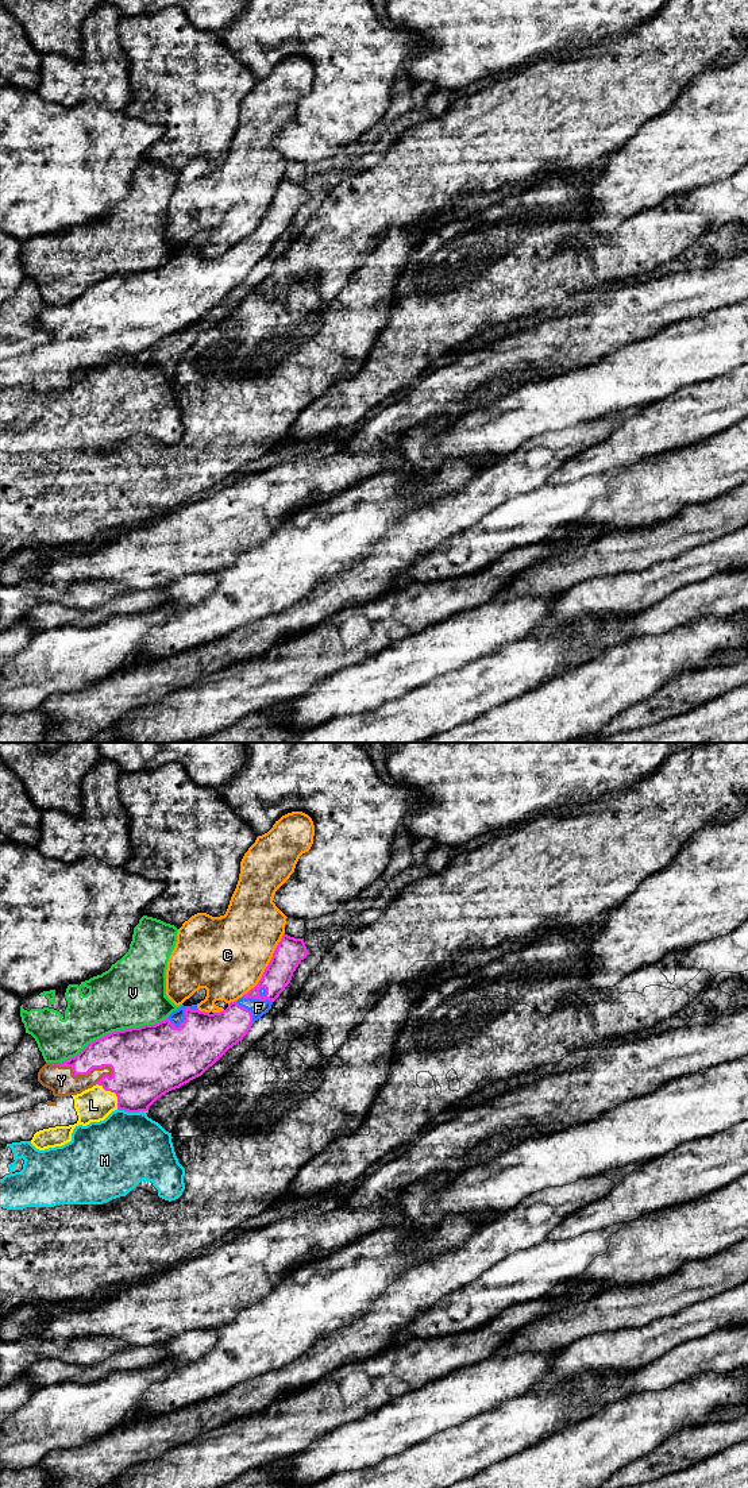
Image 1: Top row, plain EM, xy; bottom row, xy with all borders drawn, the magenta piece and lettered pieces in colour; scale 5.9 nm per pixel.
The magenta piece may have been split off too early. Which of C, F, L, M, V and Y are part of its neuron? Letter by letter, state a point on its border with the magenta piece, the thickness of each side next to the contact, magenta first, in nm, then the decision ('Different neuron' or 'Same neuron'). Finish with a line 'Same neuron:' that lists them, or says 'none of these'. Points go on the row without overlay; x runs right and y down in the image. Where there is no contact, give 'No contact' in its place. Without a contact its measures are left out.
C: Touches magenta at xy (268, 209). Thickness 170 nm (magenta) against 480 nm. Different neuron
F: Touches magenta at xy (257, 242). Thickness 160 nm (magenta) against 100 nm. Same neuron
L: Touches magenta at xy (114, 335). Thickness 420 nm (magenta) against 200 nm. Same neuron
M: Touches magenta at xy (131, 355). Thickness 360 nm (magenta) against 440 nm. Different neuron
V: Touches magenta at xy (112, 276). Thickness 400 nm (magenta) against 400 nm. Different neuron
Y: Touches magenta at xy (81, 317). Thickness 200 nm (magenta) against 170 nm. Same neuron
Same neuron: F, L, Y

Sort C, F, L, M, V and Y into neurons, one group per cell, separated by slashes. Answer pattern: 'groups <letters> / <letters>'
groups C / F L Y / M / V

